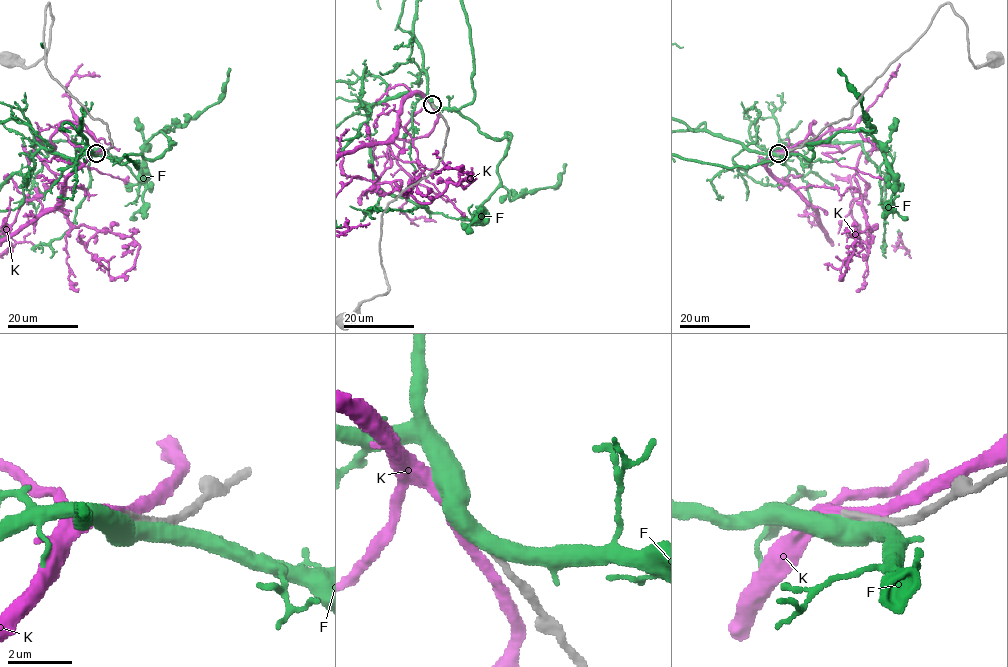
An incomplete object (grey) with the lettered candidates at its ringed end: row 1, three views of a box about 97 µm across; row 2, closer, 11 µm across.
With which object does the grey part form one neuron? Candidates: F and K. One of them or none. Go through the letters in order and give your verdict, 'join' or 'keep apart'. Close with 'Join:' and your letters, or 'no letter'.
F: keep apart
K: join
Join: K

